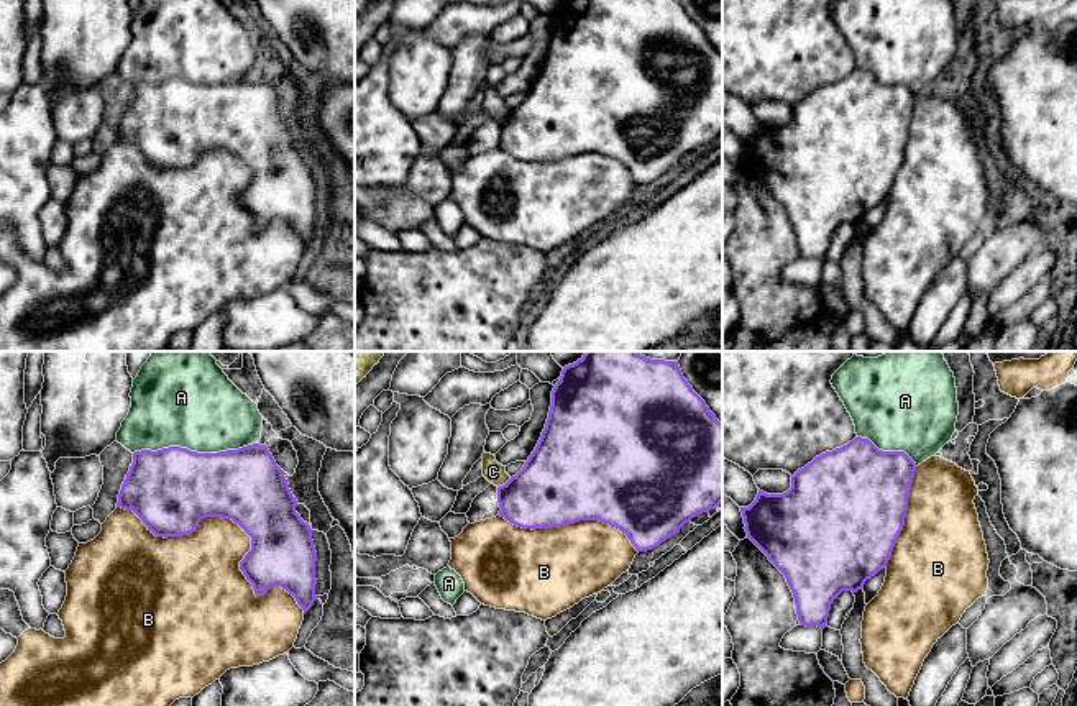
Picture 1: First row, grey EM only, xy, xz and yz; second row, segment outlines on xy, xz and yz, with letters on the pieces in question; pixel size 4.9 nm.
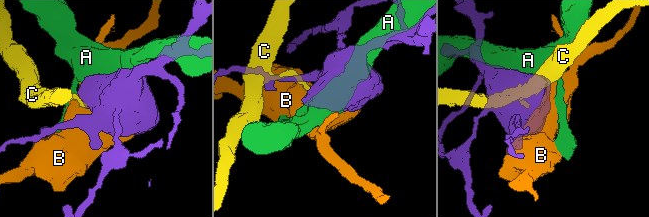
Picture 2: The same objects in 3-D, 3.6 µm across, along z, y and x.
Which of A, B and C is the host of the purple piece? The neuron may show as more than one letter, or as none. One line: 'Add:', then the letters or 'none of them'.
Add: B

